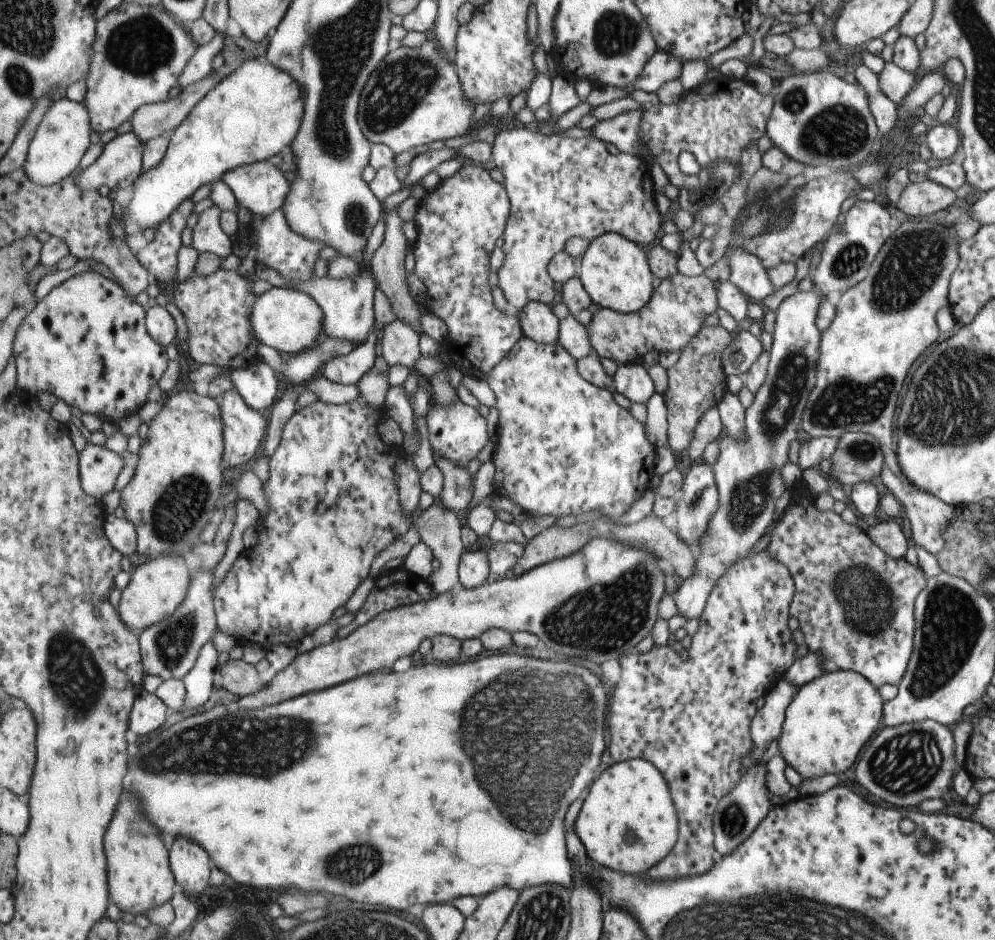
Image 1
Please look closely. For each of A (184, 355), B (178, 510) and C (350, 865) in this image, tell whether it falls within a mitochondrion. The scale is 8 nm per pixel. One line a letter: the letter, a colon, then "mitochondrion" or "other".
A: other
B: mitochondrion
C: mitochondrion

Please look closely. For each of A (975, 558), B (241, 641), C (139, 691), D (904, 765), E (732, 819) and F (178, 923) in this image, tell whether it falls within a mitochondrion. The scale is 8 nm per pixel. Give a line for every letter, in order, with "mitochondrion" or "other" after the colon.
A: other
B: other
C: other
D: mitochondrion
E: mitochondrion
F: other

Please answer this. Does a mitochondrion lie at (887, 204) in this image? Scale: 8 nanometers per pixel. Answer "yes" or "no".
no

